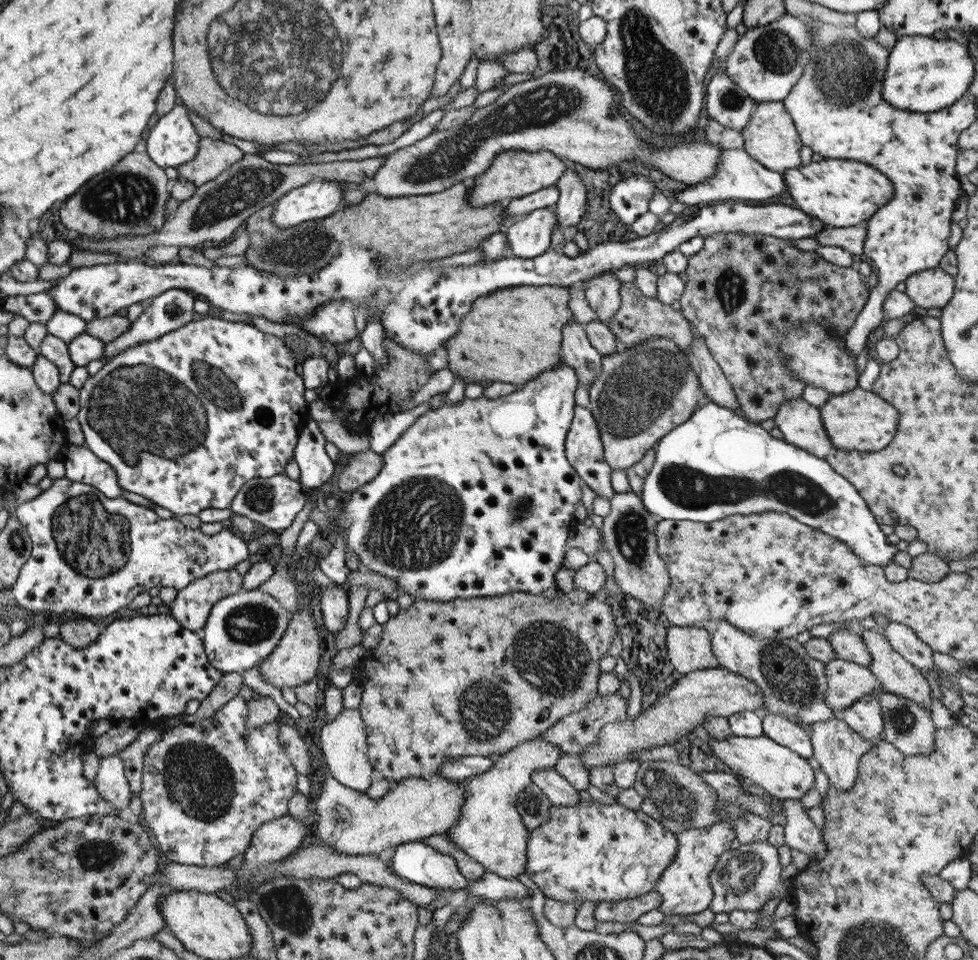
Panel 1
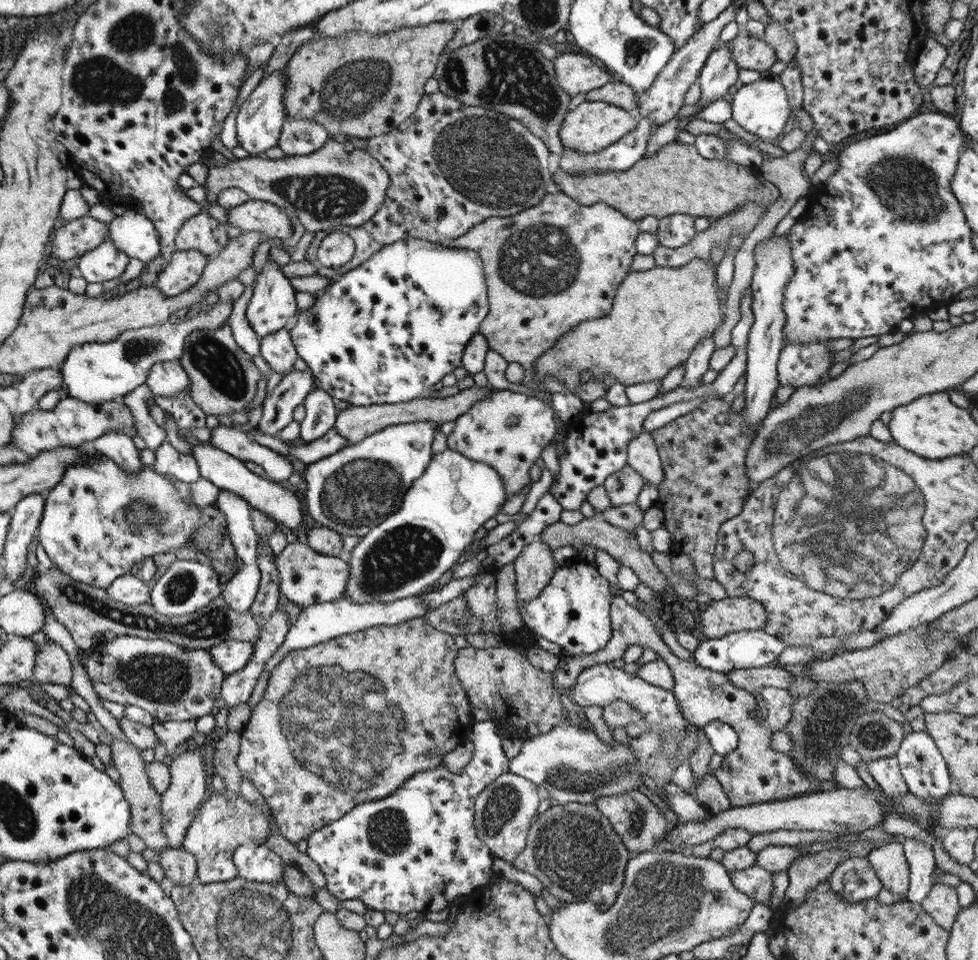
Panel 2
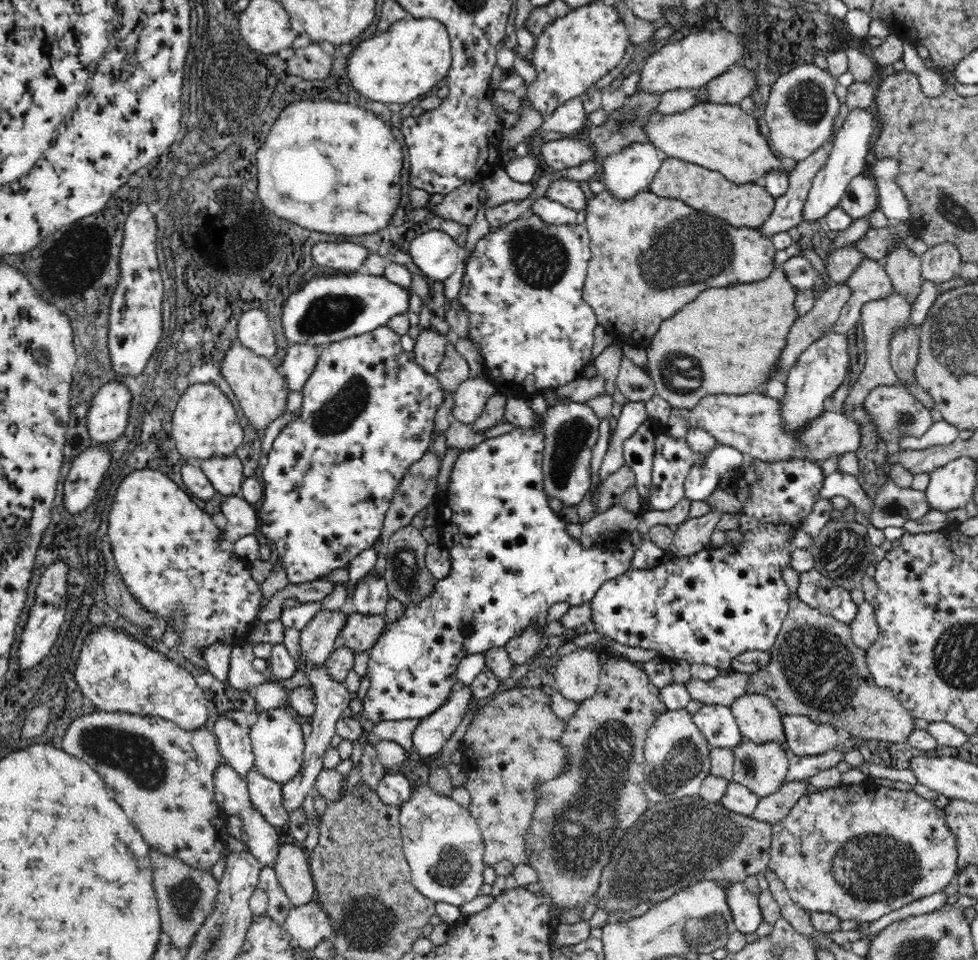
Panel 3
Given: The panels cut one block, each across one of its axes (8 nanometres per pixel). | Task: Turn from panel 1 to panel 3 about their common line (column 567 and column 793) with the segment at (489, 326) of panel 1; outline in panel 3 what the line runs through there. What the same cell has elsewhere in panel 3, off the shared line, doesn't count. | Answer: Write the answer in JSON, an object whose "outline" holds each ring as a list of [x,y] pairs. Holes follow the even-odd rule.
{"outline":[[[778,266],[770,278],[762,282],[710,288],[698,294],[698,298],[688,302],[686,308],[672,314],[672,318],[666,318],[654,338],[646,344],[648,368],[656,394],[672,408],[694,410],[708,396],[744,396],[762,392],[766,380],[770,380],[774,372],[774,364],[780,360],[790,328],[800,318],[794,310],[794,300],[796,290],[786,278],[784,266]]]}

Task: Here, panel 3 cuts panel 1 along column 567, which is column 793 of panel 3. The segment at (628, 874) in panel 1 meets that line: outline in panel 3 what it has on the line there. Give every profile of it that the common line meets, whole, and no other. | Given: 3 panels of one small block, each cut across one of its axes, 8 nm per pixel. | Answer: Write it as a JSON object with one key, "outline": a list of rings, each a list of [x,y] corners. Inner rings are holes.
{"outline":[[[866,780],[862,784],[840,784],[838,788],[830,788],[830,790],[820,790],[808,796],[802,796],[796,806],[790,810],[790,814],[786,818],[782,818],[782,822],[778,822],[772,828],[772,846],[770,846],[770,870],[782,880],[782,884],[786,886],[792,902],[796,906],[800,906],[802,910],[814,914],[814,912],[828,912],[834,914],[840,922],[842,920],[854,920],[854,922],[876,922],[880,918],[884,918],[886,914],[900,910],[902,906],[908,906],[912,902],[918,902],[926,896],[934,896],[940,894],[952,880],[956,880],[956,870],[958,870],[958,850],[956,850],[956,834],[952,834],[946,828],[946,816],[944,816],[944,808],[932,804],[930,800],[918,796],[912,788],[908,792],[900,792],[894,788],[880,788],[876,784],[868,784]]]}

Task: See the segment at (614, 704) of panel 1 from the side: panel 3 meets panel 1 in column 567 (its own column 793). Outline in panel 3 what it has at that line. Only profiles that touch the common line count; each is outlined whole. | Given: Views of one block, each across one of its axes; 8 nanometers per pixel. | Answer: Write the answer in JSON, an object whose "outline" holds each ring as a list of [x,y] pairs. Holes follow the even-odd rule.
{"outline":[[[782,714],[786,744],[790,754],[798,756],[820,756],[838,746],[836,726],[812,722],[808,716]]]}

